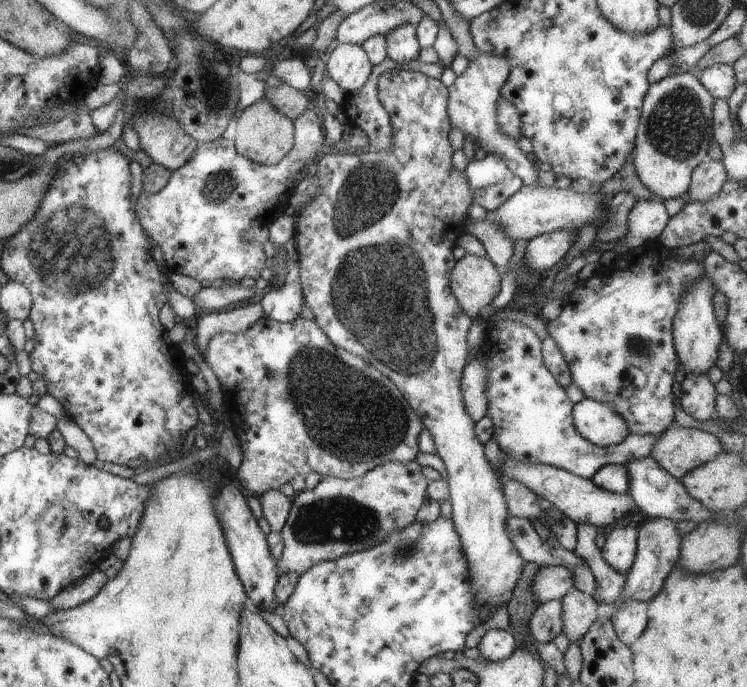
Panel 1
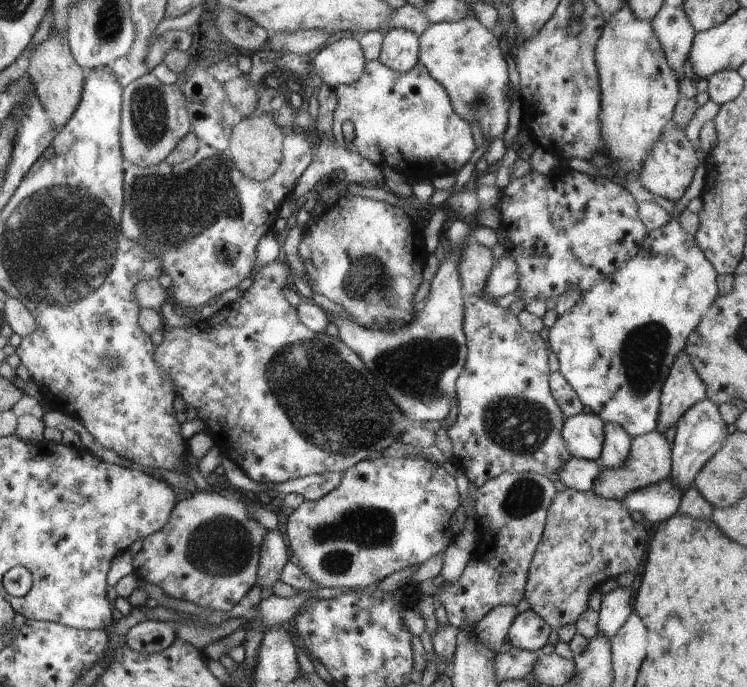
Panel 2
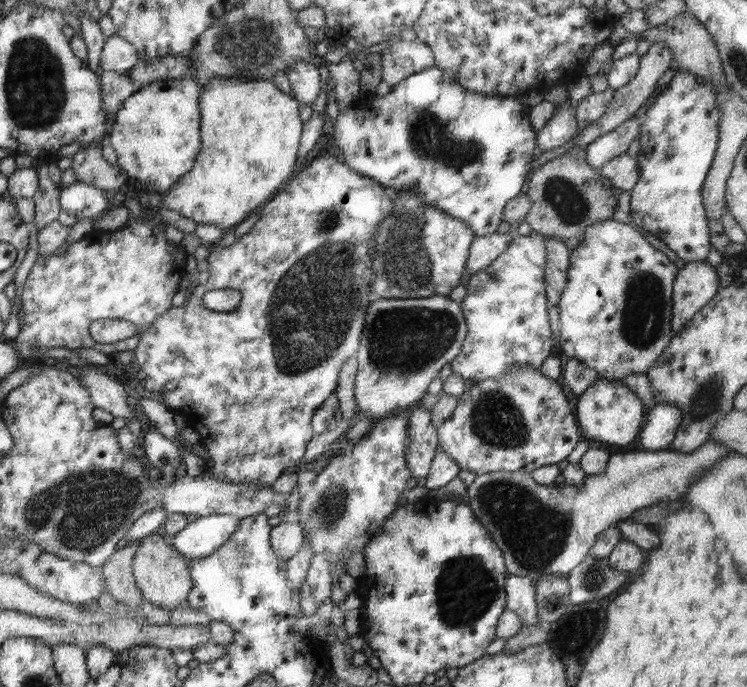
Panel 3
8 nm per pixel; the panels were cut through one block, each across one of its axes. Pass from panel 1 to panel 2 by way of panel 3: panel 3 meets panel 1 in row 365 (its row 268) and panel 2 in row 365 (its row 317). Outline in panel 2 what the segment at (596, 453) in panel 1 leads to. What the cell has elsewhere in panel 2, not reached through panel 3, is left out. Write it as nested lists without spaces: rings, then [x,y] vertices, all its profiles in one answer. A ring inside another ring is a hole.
[[[465,295],[464,330],[468,337],[468,358],[465,370],[457,380],[456,422],[446,432],[452,442],[452,460],[464,469],[468,480],[475,484],[472,488],[476,489],[505,472],[531,472],[548,476],[558,472],[573,457],[561,433],[566,418],[548,388],[550,352],[546,342],[540,338],[540,334],[530,334],[526,328],[522,328],[517,316],[508,307],[494,303],[484,295]]]

